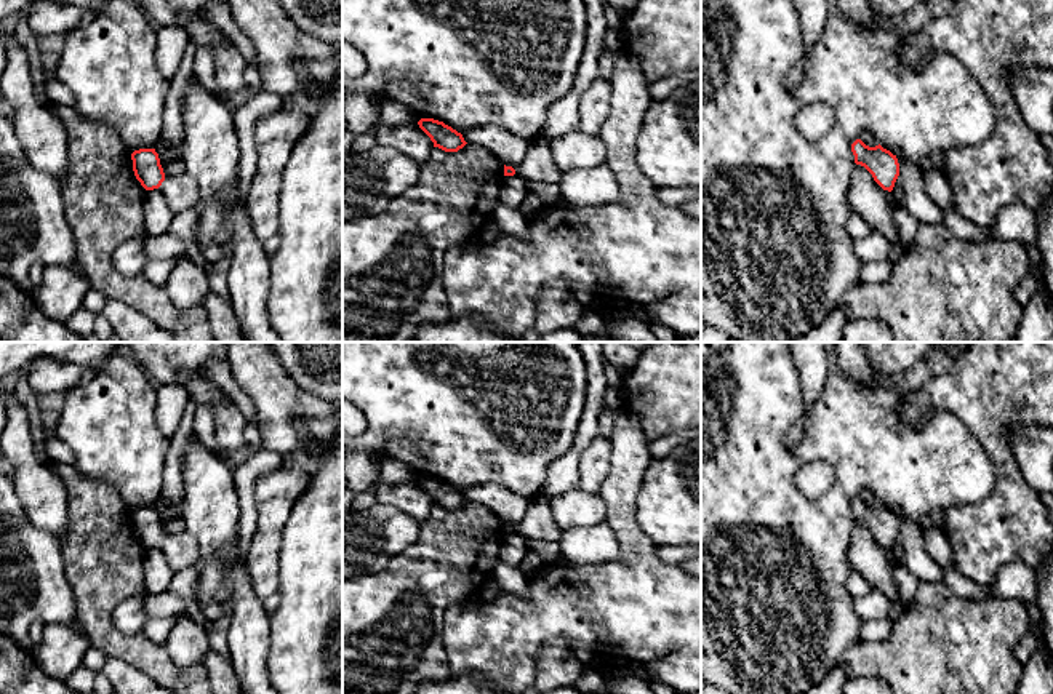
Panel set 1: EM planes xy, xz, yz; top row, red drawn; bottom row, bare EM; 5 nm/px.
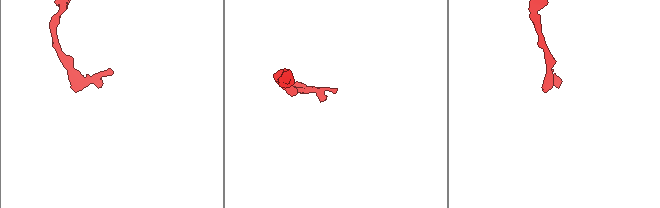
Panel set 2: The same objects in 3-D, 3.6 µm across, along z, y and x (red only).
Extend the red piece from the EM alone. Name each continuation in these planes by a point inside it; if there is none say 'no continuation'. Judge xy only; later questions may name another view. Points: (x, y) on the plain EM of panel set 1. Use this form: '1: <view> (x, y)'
1: xy (181, 549)

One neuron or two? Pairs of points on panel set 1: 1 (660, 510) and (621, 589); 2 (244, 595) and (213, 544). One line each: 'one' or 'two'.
1: two
2: one

